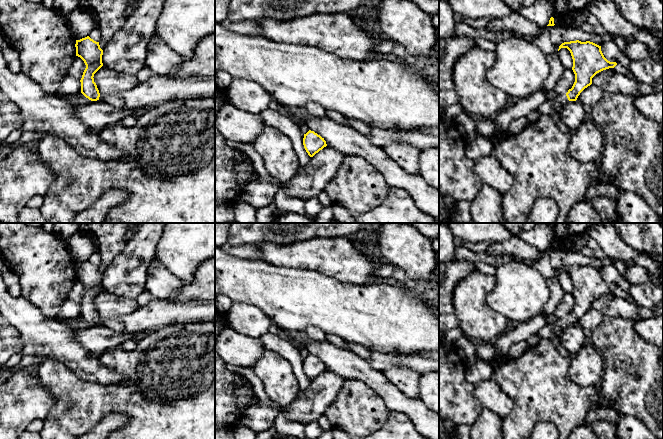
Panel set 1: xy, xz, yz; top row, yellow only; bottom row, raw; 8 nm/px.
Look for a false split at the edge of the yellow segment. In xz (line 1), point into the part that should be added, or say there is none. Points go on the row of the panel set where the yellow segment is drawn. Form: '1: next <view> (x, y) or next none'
1: next none

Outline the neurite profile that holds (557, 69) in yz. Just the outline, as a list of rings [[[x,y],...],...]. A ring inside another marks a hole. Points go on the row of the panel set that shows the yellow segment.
[[[558,51],[546,56],[551,66],[551,71],[549,73],[548,78],[545,80],[544,84],[540,88],[539,91],[548,93],[549,91],[553,90],[556,86],[557,82],[561,78],[562,74],[564,73],[565,69],[561,64],[559,59]]]

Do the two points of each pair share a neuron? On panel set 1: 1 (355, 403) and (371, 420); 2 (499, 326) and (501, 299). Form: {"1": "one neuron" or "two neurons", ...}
{"1": "one neuron", "2": "two neurons"}

